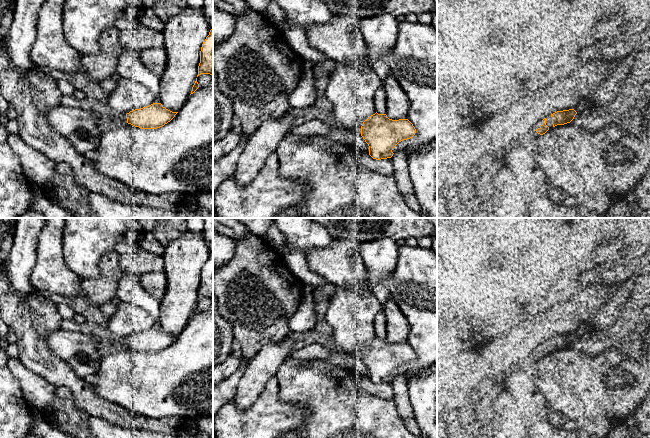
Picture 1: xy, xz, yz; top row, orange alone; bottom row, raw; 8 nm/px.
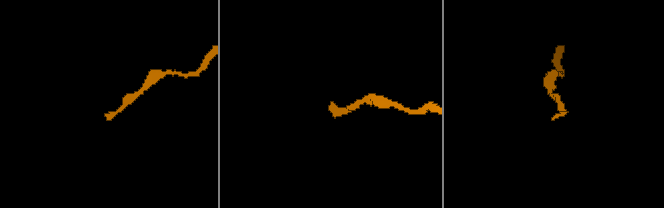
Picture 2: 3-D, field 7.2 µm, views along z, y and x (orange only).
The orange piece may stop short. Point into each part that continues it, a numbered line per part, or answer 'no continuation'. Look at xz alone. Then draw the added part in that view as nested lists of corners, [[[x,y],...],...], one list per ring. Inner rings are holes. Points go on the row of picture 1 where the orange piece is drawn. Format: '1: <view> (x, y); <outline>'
no continuation

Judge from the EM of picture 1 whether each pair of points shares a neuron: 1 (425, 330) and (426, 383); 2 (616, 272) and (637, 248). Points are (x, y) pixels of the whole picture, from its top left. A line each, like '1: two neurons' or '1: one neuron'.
1: two neurons
2: two neurons

